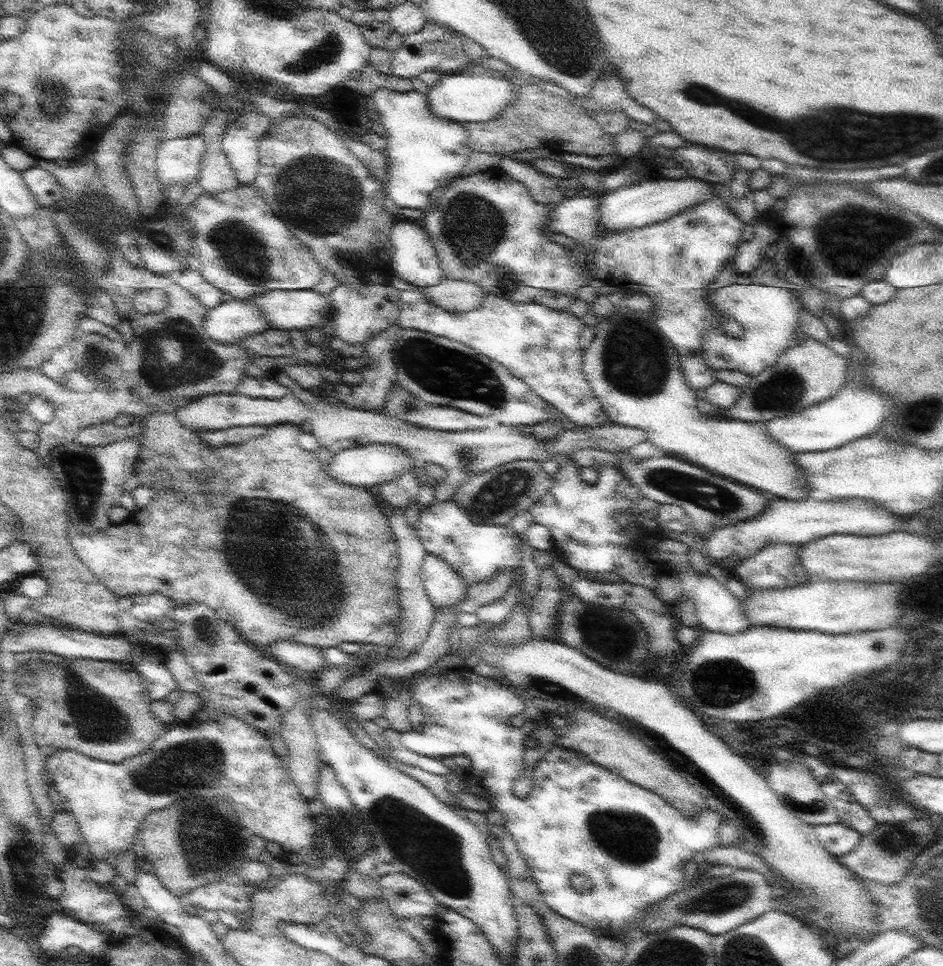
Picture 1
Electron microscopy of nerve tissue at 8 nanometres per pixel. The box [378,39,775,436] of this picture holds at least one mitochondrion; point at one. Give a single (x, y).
(440, 370)

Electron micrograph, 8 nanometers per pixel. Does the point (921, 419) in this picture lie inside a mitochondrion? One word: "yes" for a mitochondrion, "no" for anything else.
yes

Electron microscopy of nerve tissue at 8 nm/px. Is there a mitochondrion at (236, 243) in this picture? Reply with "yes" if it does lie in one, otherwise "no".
yes

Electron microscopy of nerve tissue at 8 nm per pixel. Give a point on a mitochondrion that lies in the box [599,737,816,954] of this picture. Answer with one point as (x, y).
(722, 898)

